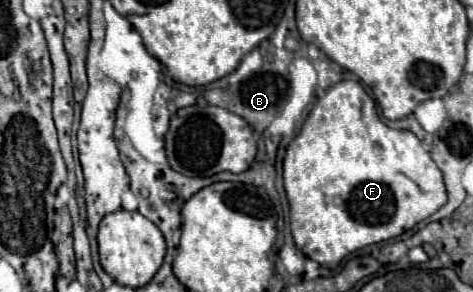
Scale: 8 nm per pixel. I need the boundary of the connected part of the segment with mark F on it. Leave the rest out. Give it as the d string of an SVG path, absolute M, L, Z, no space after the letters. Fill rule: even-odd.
M339 81L331 85L311 109L301 131L287 145L283 159L283 181L291 205L291 233L297 249L319 265L337 269L353 251L393 239L441 209L447 201L447 191L443 175L431 159L432 145L421 145L411 131L387 127L361 83Z

